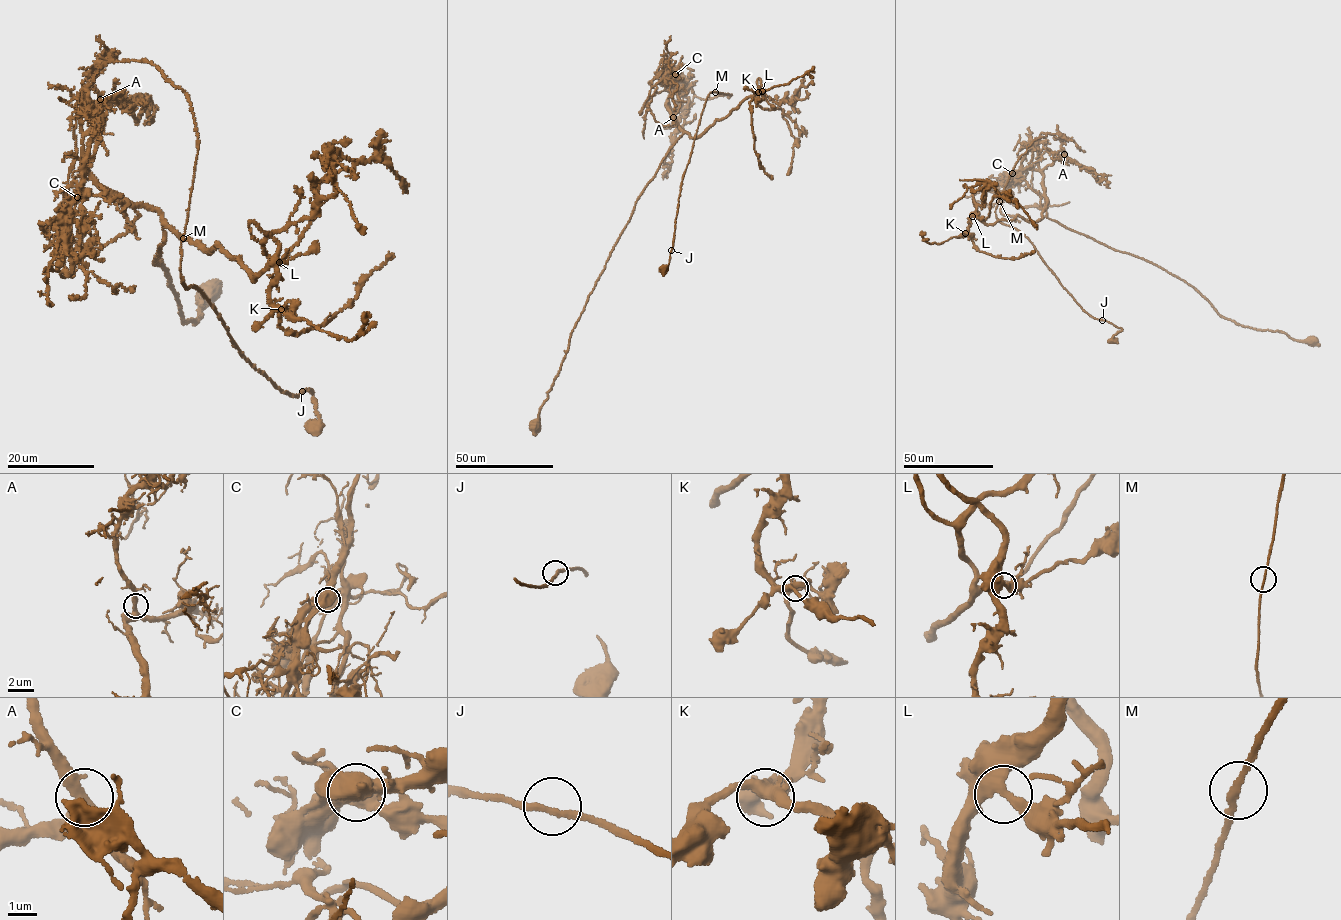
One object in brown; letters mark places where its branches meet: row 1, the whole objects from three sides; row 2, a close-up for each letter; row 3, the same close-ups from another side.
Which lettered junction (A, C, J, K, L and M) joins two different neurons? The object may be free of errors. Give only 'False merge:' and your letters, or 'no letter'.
False merge: C

